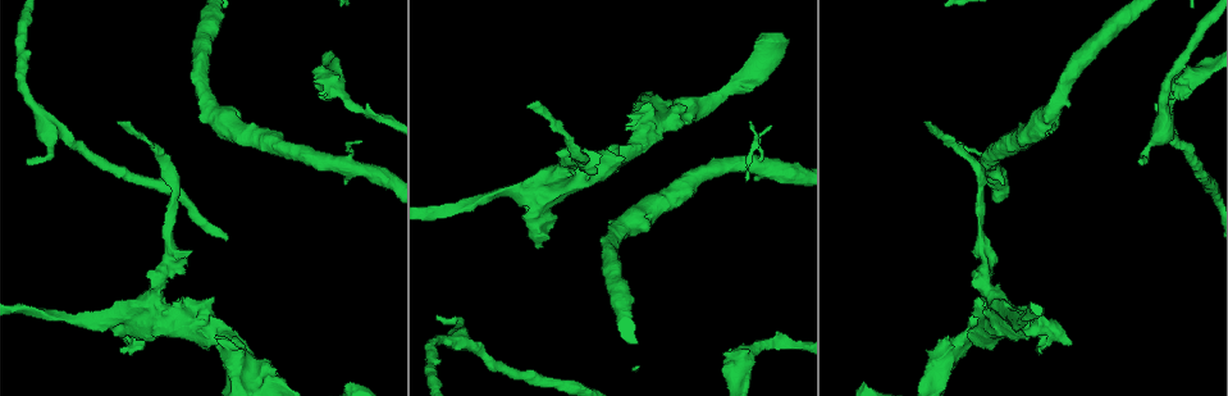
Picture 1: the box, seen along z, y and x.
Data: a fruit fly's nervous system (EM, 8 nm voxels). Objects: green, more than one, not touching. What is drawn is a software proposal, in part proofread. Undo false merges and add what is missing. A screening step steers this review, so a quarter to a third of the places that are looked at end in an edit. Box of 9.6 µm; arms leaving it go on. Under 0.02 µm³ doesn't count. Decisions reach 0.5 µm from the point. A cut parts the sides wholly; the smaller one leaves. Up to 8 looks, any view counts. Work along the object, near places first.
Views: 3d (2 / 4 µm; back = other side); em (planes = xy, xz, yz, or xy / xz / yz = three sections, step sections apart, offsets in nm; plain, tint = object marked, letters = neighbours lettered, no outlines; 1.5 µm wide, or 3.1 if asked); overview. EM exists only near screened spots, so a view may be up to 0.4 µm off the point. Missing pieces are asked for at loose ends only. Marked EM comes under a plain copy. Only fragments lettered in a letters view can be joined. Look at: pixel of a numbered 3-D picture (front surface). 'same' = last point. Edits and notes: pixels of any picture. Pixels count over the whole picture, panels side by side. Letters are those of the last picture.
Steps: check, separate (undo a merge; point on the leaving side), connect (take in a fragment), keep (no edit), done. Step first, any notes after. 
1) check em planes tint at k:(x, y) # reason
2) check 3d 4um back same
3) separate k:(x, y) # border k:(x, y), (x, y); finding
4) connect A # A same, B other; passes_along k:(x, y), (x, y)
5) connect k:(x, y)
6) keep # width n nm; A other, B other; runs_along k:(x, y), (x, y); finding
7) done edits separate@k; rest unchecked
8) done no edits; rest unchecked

check 3d 4um at 1:(27, 158) # free end

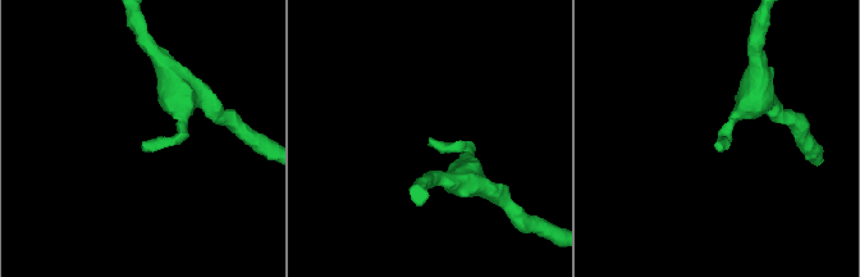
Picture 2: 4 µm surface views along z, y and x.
check em planes tint at 2:(429, 137)

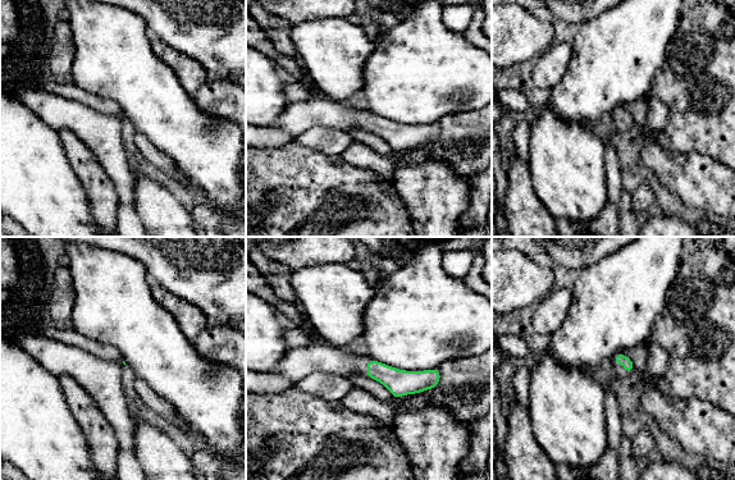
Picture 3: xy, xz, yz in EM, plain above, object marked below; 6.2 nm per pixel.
check em planes letters same

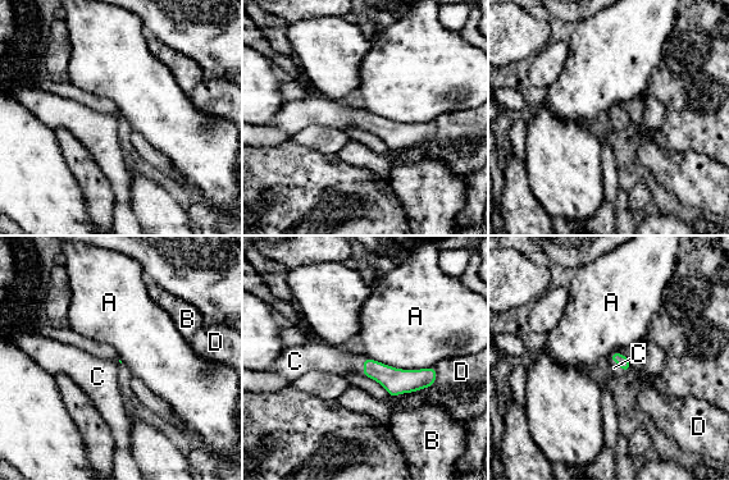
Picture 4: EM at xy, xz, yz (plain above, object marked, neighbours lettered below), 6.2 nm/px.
connect C # A other, B other, C same, D other; passes_along 4:(619, 357), (619, 362), (614, 368); the neuron continues

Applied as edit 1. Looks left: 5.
check overview # redraw

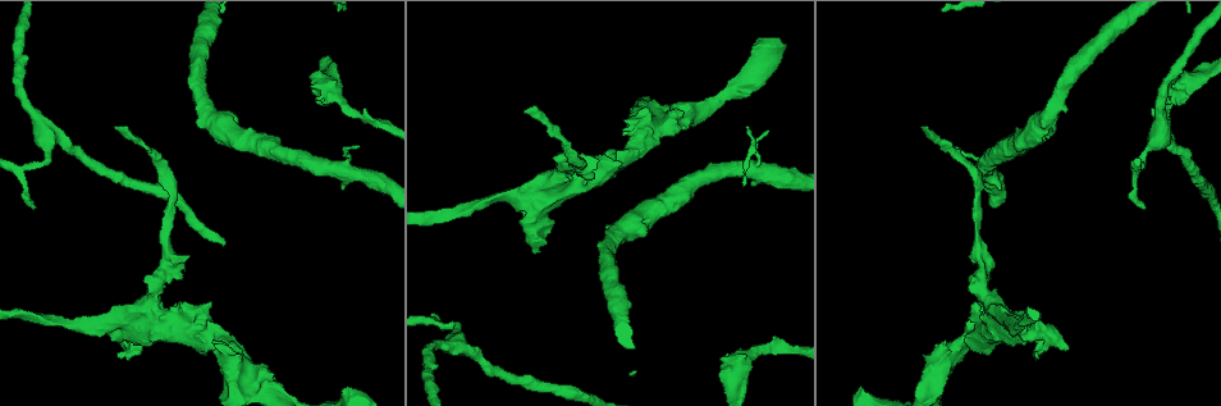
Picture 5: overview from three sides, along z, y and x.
check em planes letters at 5:(523, 113) # long arm stops here

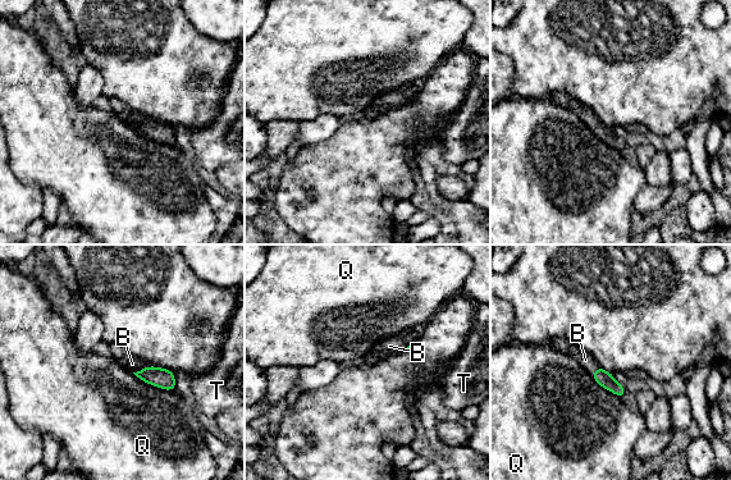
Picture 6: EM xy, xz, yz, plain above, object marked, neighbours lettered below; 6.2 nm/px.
connect B # B same, Q other, T other; passes_along 6:(161, 378), (142, 369), (132, 364); the neuron continues

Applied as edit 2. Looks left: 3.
check 3d 2um at 5:(680, 128)

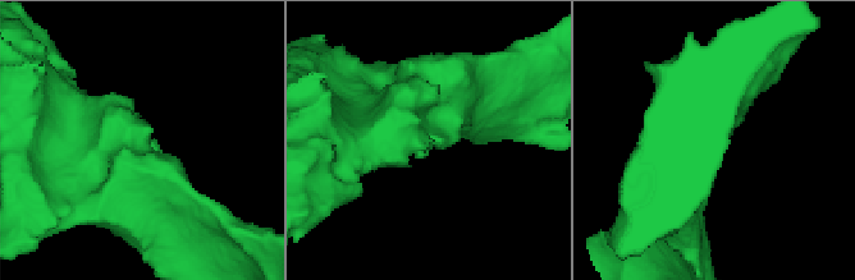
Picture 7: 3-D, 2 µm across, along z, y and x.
check em xz step 4 letters at 7:(431, 149) # shape alone is not enough

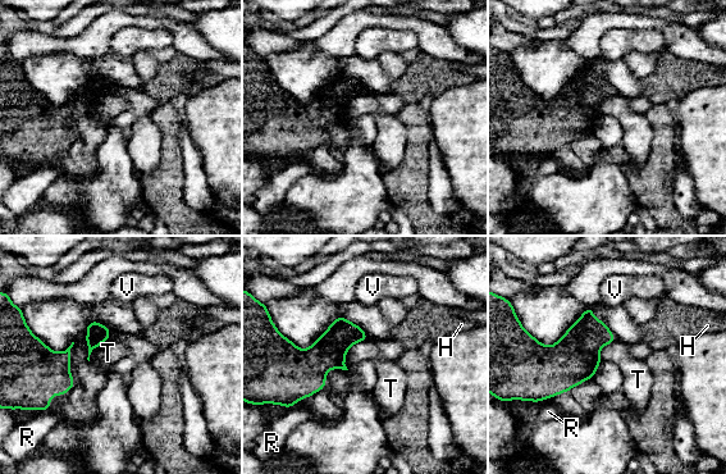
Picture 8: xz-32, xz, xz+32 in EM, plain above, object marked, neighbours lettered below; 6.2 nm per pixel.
keep # longest_contact T 240 nm; H other, R other, T other, V other; none of them fits

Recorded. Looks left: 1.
done edits connect@4, connect@6; rest unchecked

